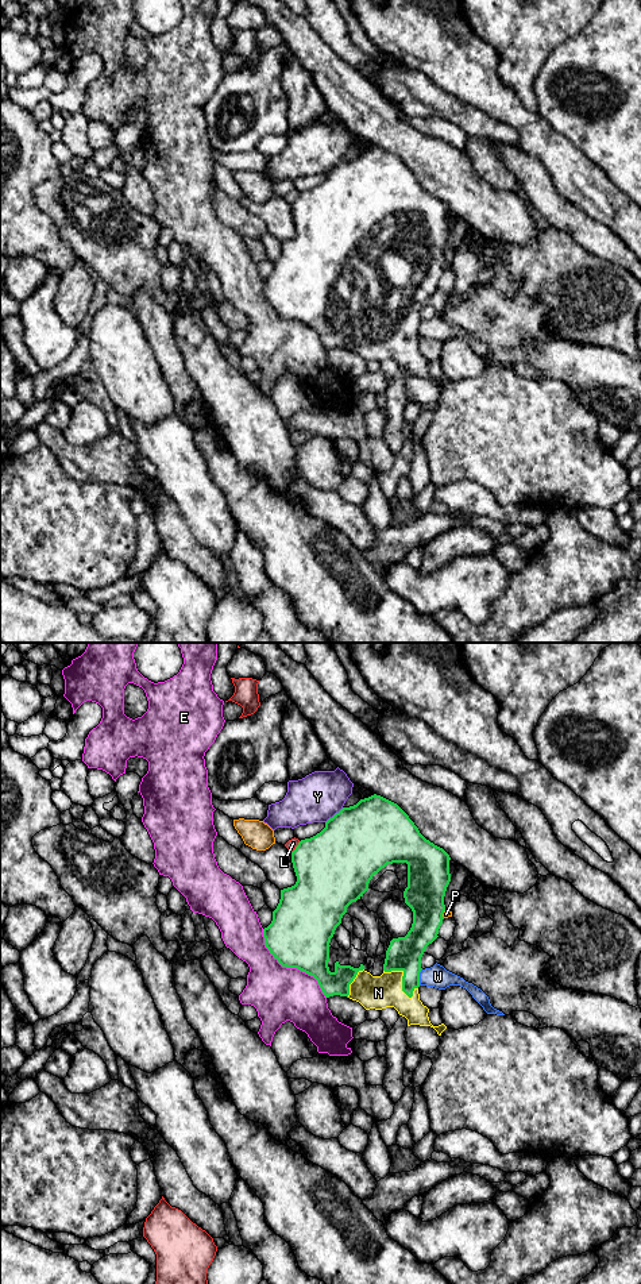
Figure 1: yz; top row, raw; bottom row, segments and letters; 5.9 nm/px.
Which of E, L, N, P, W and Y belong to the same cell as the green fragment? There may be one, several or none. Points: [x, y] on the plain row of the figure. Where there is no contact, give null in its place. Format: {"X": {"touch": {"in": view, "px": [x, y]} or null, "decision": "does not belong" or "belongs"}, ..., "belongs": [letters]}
{"E": {"touch": {"in": "yz", "px": [290, 319]}, "decision": "does not belong"}, "L": {"touch": {"in": "yz", "px": [296, 199]}, "decision": "does not belong"}, "N": {"touch": {"in": "yz", "px": [402, 330]}, "decision": "belongs"}, "P": {"touch": {"in": "yz", "px": [443, 265]}, "decision": "does not belong"}, "W": {"touch": {"in": "yz", "px": [419, 328]}, "decision": "does not belong"}, "Y": {"touch": {"in": "yz", "px": [335, 166]}, "decision": "does not belong"}, "belongs": ["N"]}

